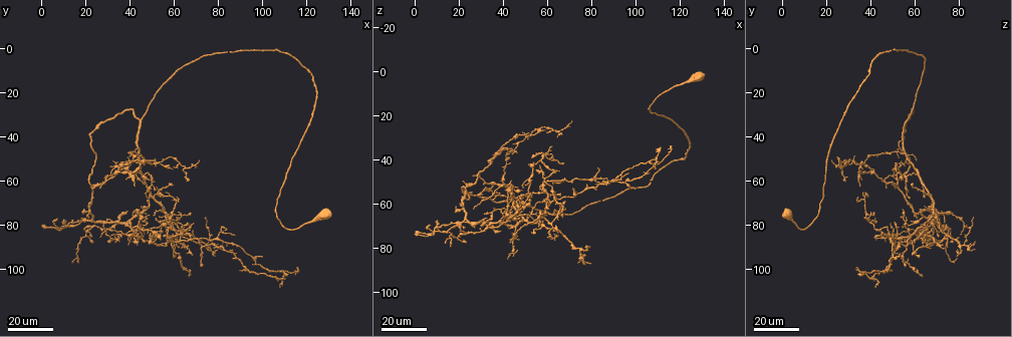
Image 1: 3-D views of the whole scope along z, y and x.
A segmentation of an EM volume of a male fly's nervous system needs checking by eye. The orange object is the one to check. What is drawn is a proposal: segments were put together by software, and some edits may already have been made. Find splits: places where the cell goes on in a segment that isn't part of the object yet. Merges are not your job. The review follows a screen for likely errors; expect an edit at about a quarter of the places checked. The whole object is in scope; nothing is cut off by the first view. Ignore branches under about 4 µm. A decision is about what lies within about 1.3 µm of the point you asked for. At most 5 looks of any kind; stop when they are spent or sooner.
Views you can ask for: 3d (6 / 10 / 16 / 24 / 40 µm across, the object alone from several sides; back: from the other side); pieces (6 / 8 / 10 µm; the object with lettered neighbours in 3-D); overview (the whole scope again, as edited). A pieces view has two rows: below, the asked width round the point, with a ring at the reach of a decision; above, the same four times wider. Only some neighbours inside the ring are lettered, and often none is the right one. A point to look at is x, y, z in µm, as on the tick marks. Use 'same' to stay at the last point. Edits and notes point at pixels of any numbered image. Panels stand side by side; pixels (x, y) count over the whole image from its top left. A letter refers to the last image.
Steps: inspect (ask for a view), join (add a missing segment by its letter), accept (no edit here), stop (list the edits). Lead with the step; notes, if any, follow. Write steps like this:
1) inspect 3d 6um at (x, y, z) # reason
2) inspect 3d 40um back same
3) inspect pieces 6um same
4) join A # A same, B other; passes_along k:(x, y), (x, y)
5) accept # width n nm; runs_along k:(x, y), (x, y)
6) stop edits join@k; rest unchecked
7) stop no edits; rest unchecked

inspect 3d 24um at (67, 103, 63) # branch stops here

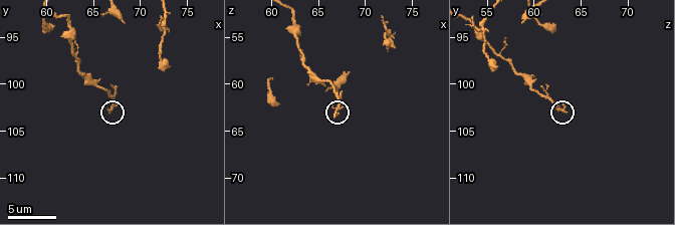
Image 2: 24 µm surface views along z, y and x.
inspect pieces 10um at (66.6, 102.8, 63.2) # what lies round it

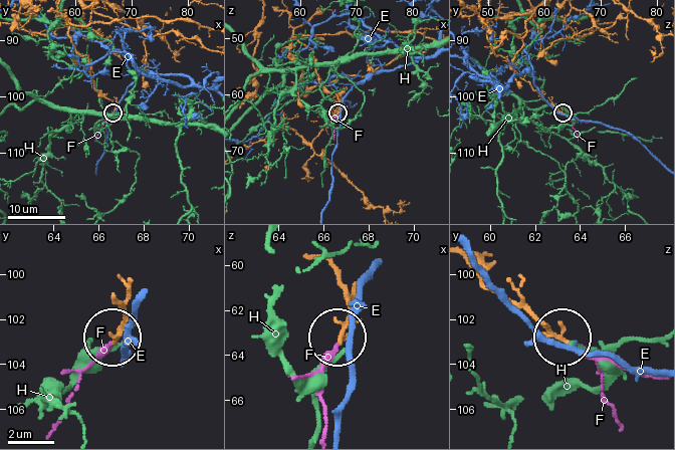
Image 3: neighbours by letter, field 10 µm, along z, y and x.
join F # E other, F same, H other; it goes on there

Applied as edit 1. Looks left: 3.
inspect 3d 24um at (41, 62, 35) # branch stops here

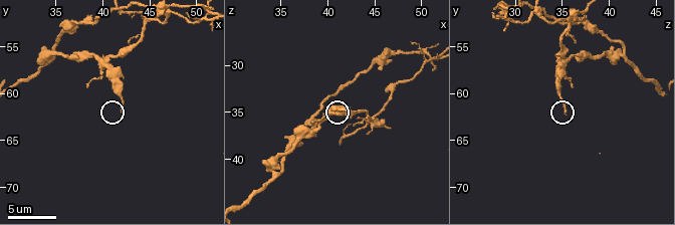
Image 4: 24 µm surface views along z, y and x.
inspect pieces 8um at (42.0, 62.2, 35.2)

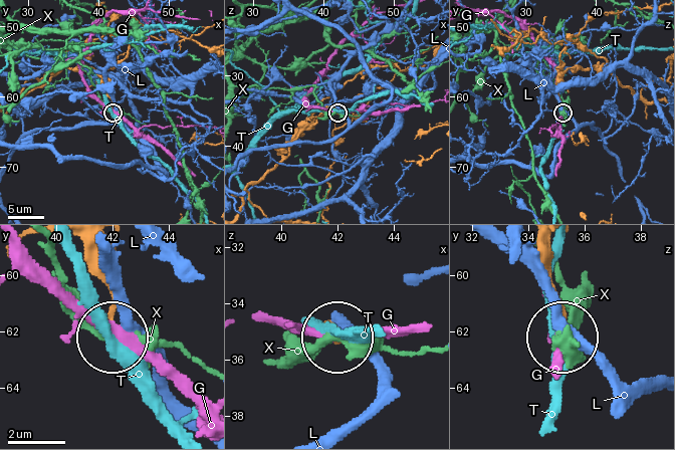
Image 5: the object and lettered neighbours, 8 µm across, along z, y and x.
accept # G other, L other, T other, X other; none of them fits

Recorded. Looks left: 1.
stop edits join@3; rest unchecked

